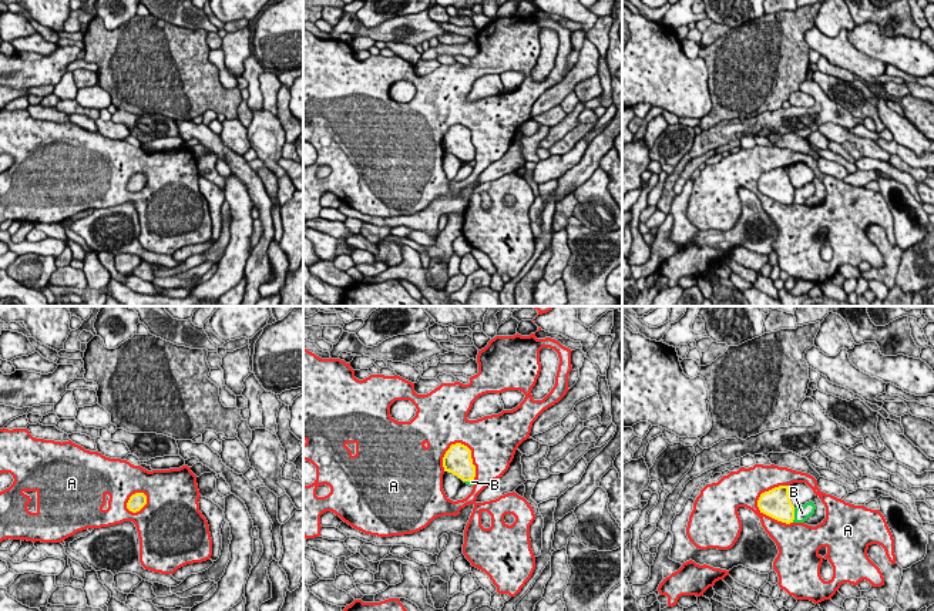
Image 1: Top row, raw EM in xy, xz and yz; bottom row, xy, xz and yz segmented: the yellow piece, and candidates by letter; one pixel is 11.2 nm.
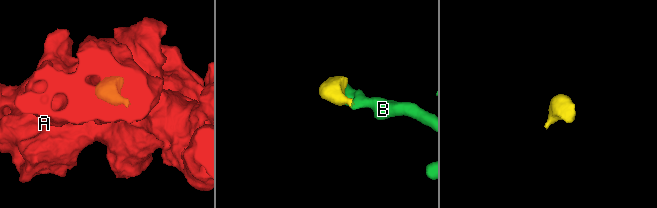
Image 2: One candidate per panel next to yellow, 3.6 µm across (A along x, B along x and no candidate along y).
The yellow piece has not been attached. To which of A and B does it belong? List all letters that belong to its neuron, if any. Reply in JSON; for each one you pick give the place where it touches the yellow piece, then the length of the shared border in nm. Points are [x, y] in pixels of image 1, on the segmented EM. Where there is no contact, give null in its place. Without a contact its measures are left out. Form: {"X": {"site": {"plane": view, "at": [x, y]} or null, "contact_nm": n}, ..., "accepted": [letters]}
{"B": {"site": {"plane": "yz", "at": [793, 516]}, "contact_nm": 160}, "accepted": ["B"]}

